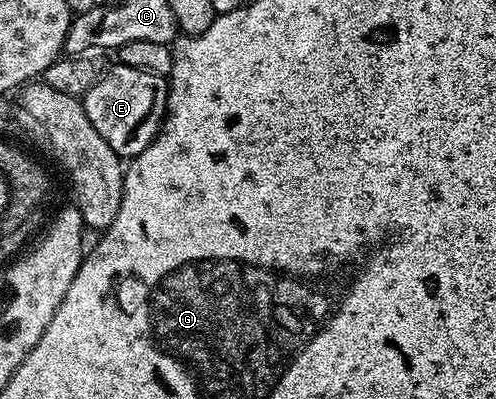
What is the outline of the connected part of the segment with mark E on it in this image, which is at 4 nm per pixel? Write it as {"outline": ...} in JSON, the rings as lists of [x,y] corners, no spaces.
{"outline":[[[115,64],[97,80],[97,84],[93,84],[93,88],[89,88],[81,101],[85,116],[89,116],[89,124],[101,132],[105,144],[109,144],[109,148],[113,148],[120,158],[130,160],[145,152],[148,144],[159,135],[159,127],[167,112],[168,93],[167,78]]]}

